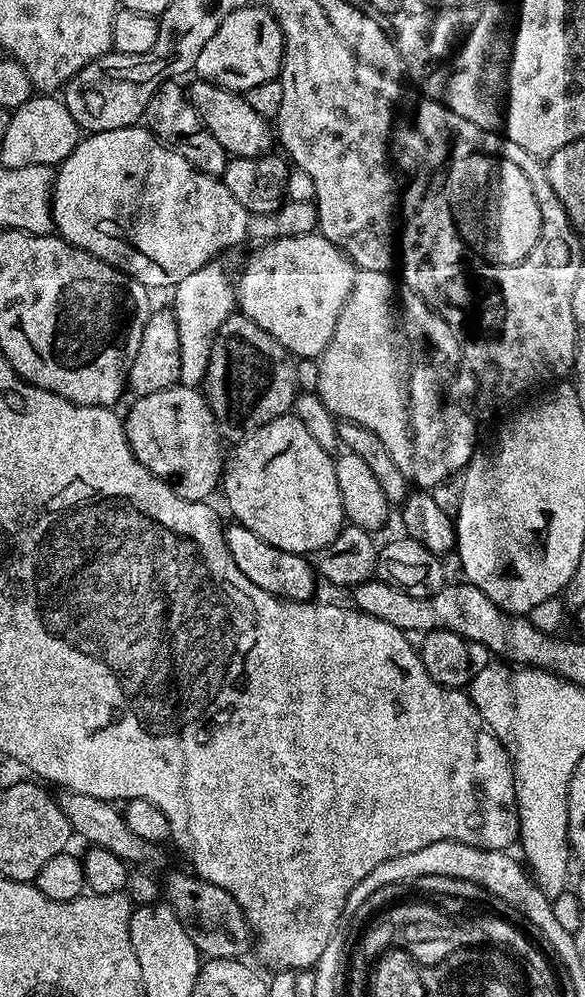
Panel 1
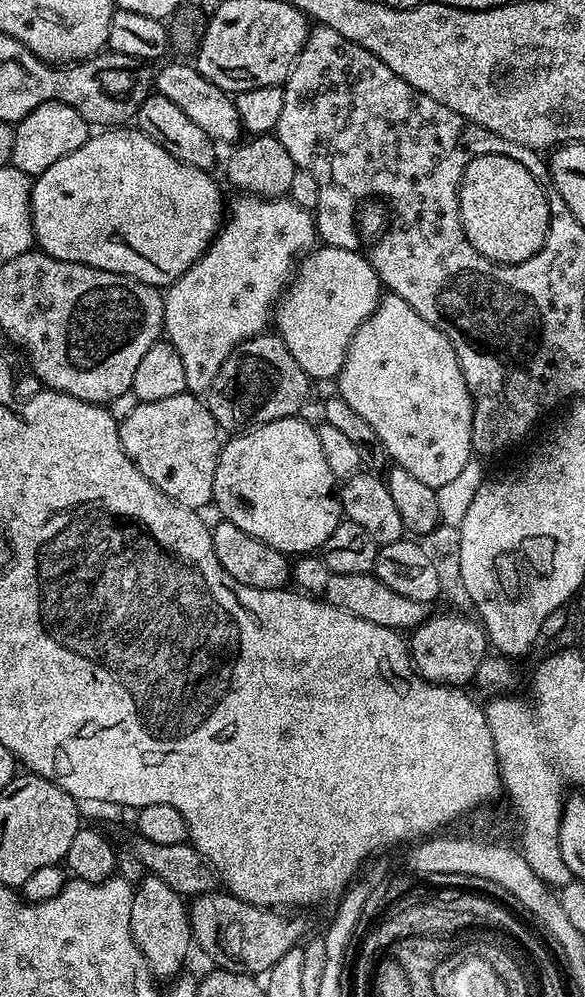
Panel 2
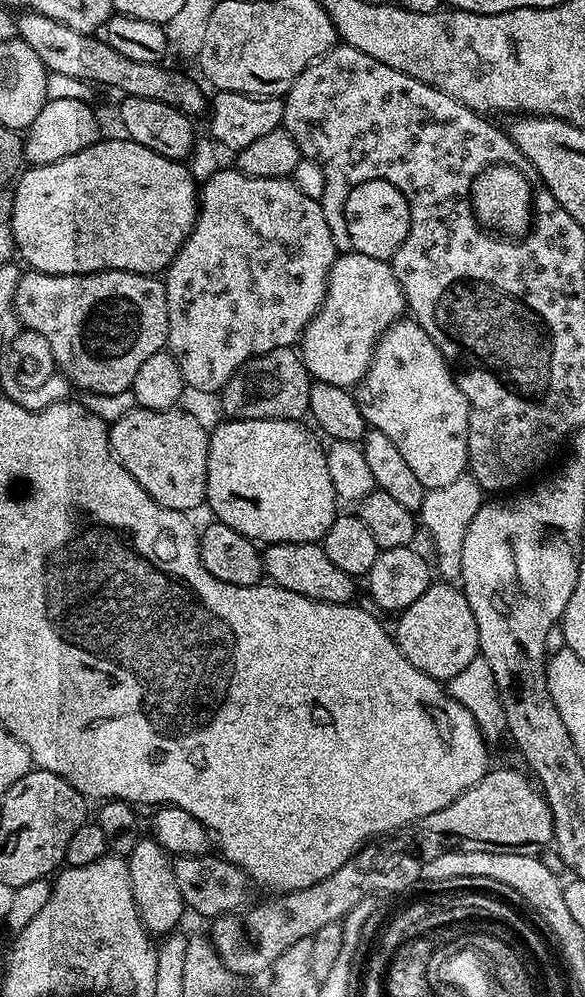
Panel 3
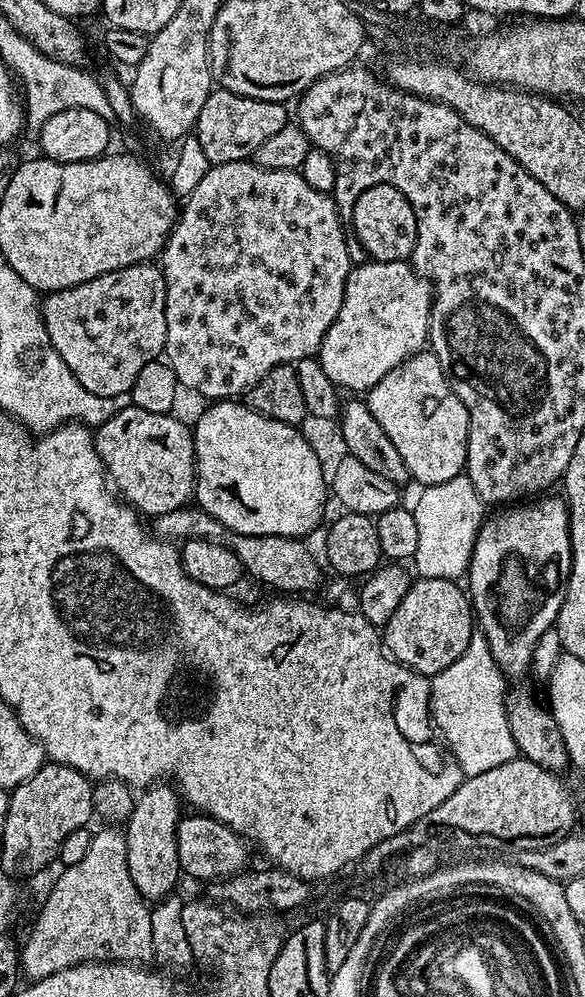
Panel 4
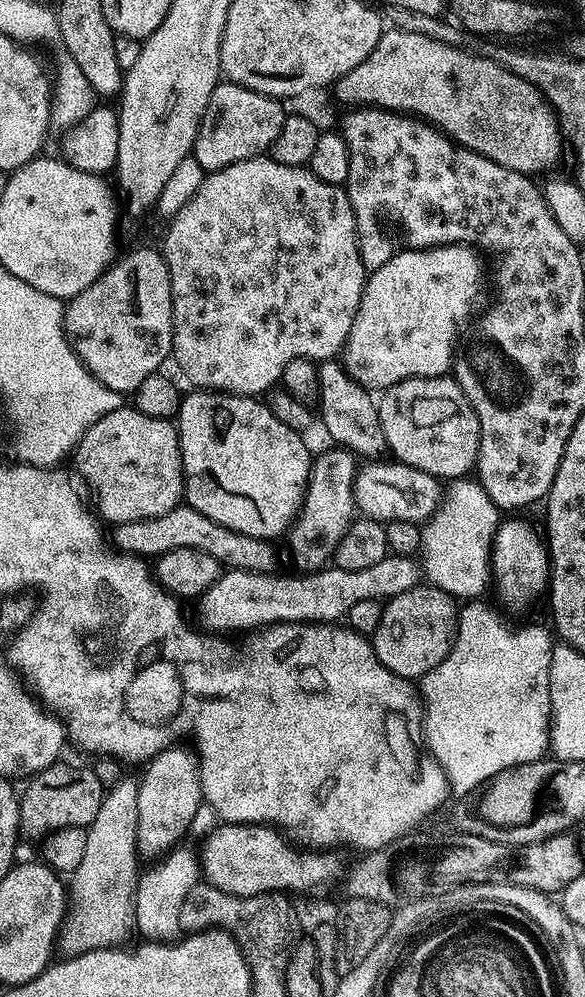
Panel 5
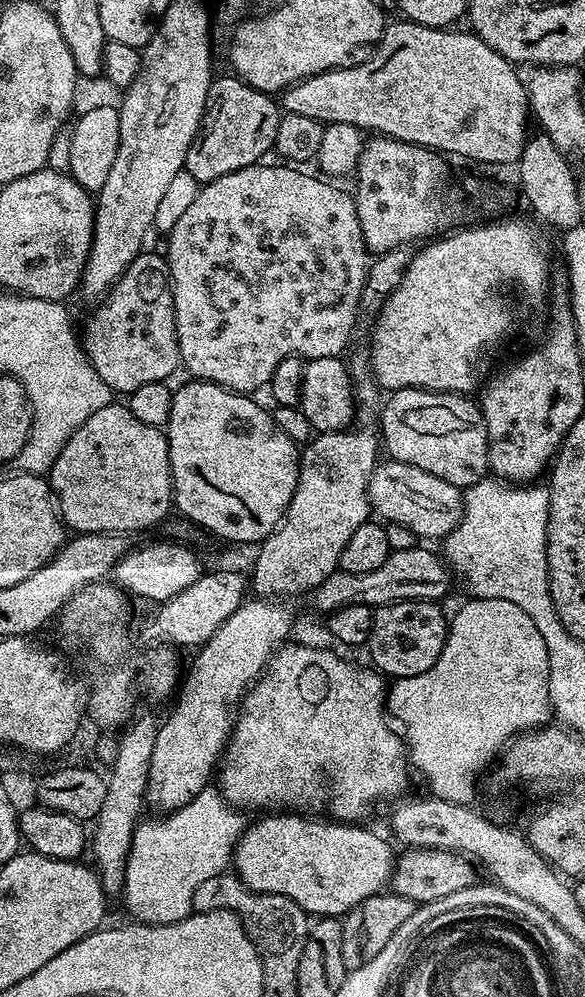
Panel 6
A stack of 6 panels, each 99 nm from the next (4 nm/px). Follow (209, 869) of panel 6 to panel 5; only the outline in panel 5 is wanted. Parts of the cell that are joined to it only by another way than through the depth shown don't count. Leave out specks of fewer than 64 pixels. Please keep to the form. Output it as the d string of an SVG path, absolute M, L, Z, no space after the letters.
M173 850L163 857L153 866L149 872L141 871L138 876L136 886L136 932L144 935L143 939L148 942L172 942L181 935L182 929L178 922L178 914L182 911L182 901L186 899L186 894L201 879L202 873L198 863L198 856L195 851L180 852Z

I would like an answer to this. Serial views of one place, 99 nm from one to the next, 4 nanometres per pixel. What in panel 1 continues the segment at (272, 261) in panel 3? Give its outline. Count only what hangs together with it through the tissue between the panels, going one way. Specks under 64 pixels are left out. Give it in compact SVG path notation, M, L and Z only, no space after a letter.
M213 262L202 266L202 270L194 270L194 274L190 274L190 278L182 278L182 282L177 284L174 289L174 295L176 295L176 301L170 304L170 311L176 315L178 322L178 350L182 358L179 383L185 388L199 389L205 383L208 374L208 363L216 335L238 308L234 280L231 275L228 277L227 270L220 265L220 262Z

